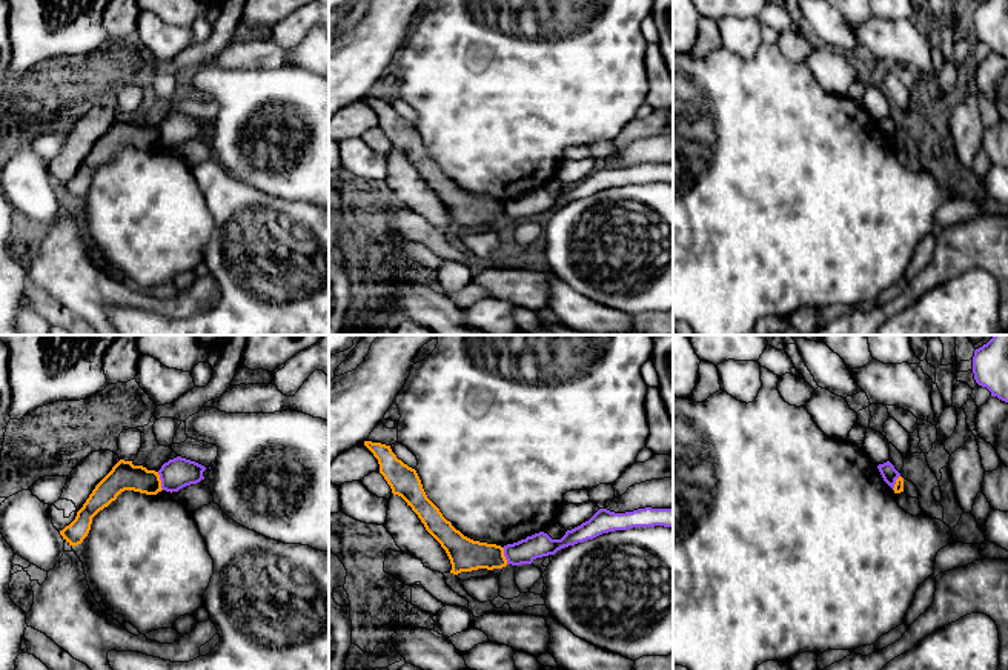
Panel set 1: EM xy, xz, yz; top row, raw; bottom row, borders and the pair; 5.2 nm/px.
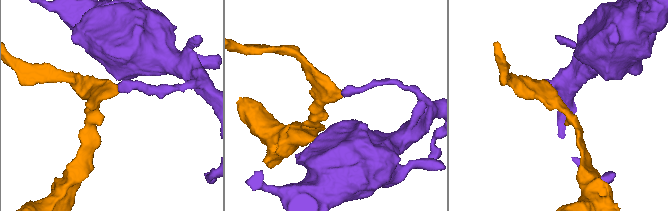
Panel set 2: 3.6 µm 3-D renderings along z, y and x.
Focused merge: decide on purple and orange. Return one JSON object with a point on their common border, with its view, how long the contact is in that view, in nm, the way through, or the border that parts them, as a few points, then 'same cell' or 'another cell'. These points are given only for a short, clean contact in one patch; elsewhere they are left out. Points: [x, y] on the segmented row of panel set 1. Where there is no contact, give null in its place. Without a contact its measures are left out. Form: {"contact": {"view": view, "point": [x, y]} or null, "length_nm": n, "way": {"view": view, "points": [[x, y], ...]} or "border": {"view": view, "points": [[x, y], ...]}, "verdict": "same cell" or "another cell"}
{"contact": {"view": "xy", "point": [162, 481]}, "length_nm": 100, "border": {"view": "xy", "points": [[157, 472], [163, 489]]}, "verdict": "another cell"}

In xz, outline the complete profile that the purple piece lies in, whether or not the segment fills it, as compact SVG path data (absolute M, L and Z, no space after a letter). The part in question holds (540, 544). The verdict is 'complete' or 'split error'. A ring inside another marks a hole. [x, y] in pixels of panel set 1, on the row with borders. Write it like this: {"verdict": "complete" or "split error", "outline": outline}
{"verdict": "complete", "outline": "M645 507L625 513L599 509L589 521L567 530L561 539L552 539L547 533L539 532L502 549L507 564L532 564L536 558L555 555L564 547L593 539L602 533L655 526L673 529L673 509Z"}

